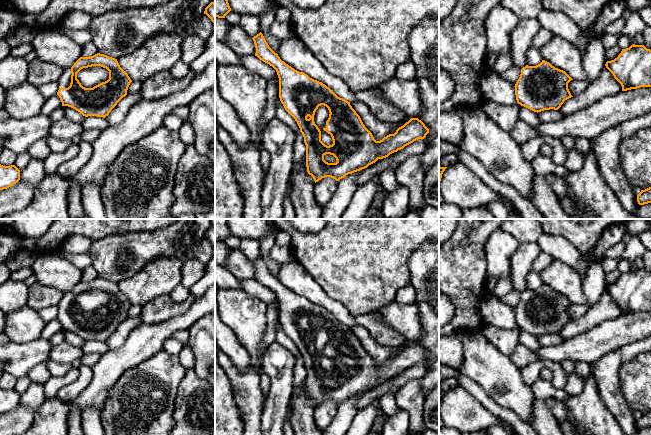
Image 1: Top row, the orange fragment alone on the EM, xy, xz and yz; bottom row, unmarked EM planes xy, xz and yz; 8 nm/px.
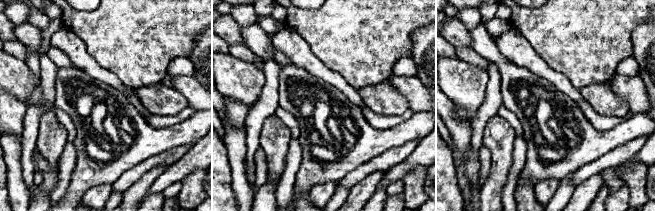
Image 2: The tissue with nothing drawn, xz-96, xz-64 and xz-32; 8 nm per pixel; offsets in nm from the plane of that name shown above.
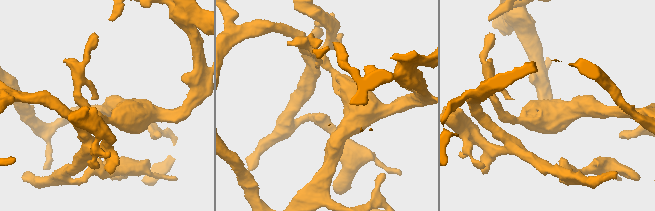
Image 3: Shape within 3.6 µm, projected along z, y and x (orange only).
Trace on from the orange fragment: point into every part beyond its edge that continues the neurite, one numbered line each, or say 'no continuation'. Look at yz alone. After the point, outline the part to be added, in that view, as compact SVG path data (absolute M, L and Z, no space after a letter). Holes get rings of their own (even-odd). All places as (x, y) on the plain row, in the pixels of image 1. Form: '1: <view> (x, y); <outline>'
no continuation

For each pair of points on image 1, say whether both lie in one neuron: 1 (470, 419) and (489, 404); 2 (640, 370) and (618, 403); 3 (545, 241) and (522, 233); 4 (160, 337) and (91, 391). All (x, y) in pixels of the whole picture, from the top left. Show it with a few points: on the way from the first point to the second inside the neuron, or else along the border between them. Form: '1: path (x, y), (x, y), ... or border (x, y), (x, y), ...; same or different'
1: border (467, 391), (497, 417); different
2: border (618, 372), (621, 393), (633, 411); different
3: border (542, 232), (536, 241); different
4: path (143, 342), (108, 374); same

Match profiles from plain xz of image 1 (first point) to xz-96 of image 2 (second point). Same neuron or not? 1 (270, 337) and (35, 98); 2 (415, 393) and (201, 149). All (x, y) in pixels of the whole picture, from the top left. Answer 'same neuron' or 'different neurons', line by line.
1: different neurons
2: different neurons

